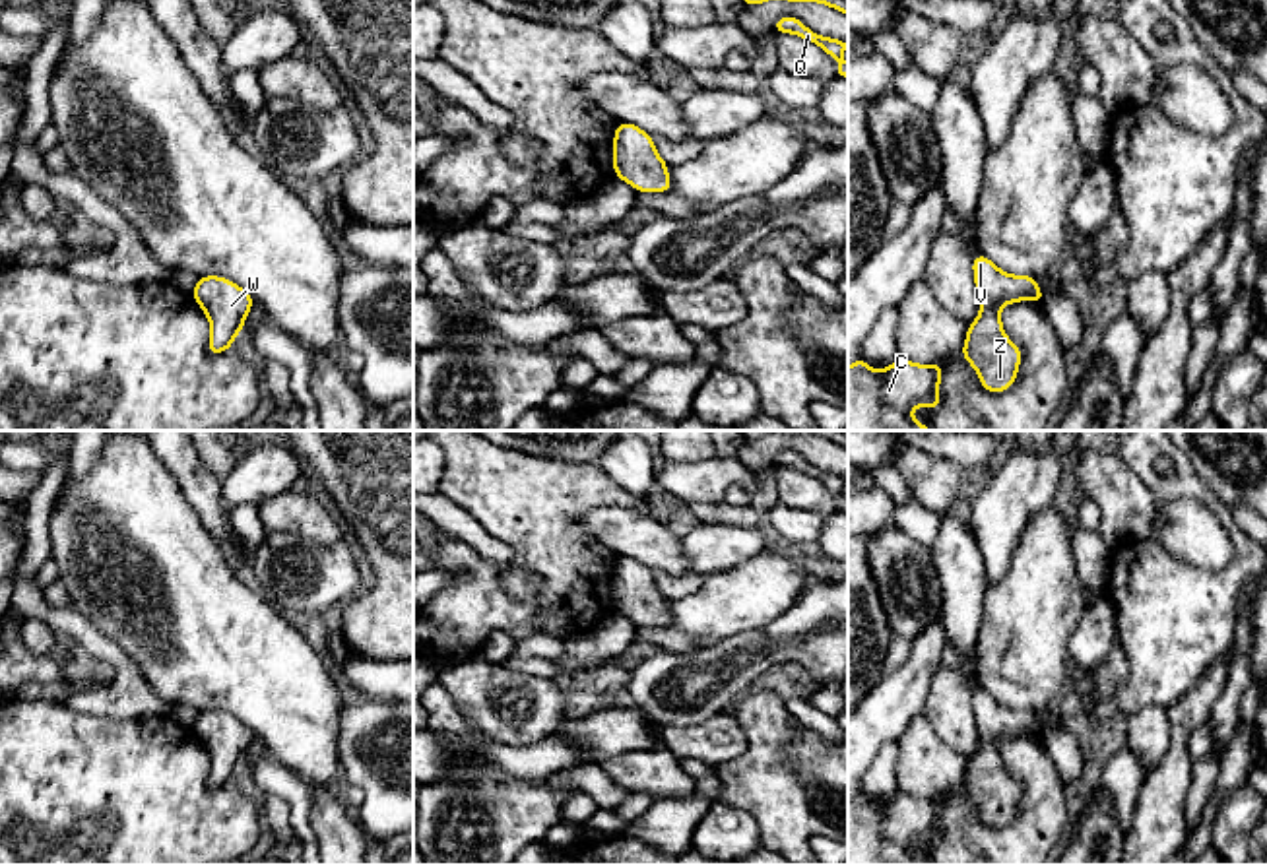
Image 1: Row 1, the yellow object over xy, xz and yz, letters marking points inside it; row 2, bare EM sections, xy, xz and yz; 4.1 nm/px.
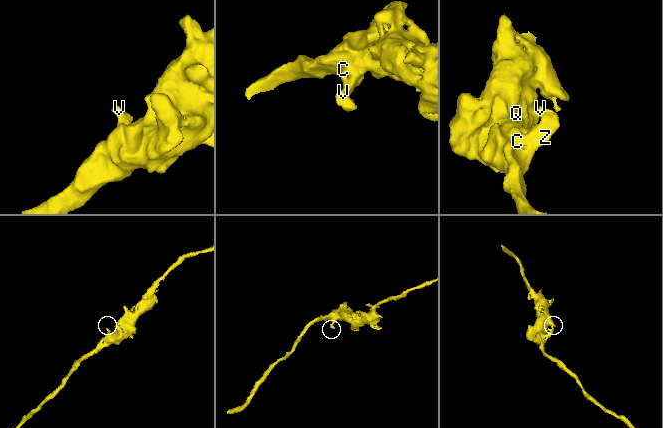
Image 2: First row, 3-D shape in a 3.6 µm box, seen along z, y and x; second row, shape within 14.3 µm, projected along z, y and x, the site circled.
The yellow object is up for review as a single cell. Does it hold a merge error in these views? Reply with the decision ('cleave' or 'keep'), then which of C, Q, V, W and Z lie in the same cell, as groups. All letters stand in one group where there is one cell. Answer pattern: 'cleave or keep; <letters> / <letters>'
keep; C Q V W Z

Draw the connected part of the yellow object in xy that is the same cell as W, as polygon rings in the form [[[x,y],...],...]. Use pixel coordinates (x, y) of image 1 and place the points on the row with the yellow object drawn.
[[[219,275],[200,277],[192,297],[211,324],[208,351],[211,355],[229,351],[244,326],[254,299],[243,287]]]

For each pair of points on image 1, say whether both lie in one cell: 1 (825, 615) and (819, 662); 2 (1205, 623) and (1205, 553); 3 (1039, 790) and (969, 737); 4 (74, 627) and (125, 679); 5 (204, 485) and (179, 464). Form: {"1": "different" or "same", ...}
{"1": "same", "2": "different", "3": "different", "4": "same", "5": "same"}

